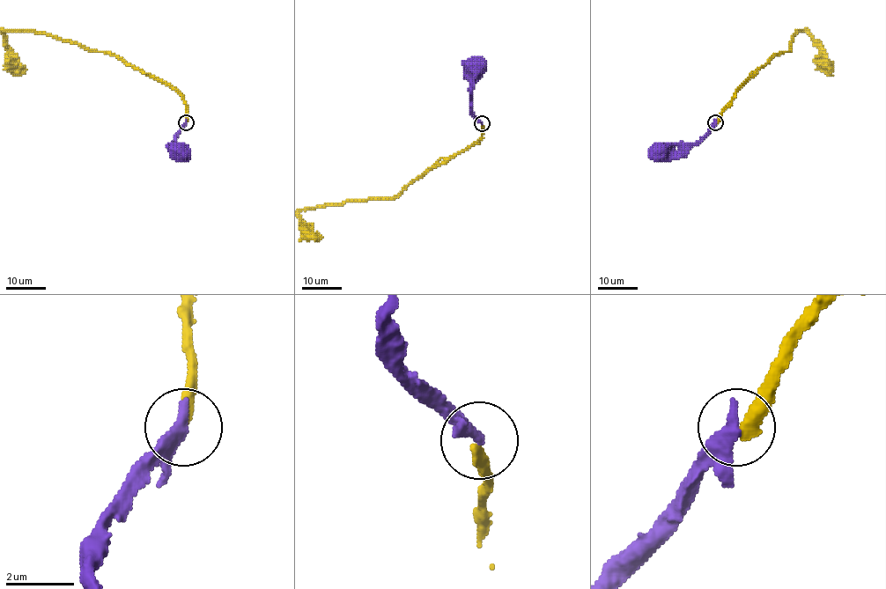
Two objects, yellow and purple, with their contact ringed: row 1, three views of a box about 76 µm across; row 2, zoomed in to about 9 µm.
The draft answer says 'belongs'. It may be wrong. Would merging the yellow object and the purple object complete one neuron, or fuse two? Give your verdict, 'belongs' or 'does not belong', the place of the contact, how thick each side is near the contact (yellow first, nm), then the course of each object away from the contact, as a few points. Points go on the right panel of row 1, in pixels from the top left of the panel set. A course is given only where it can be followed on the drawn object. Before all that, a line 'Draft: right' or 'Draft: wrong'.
Draft: wrong
does not belong | (715, 122) | 400/420 nm | purple via (715, 122), (697, 142), (671, 143), (659, 152), (660, 150)

